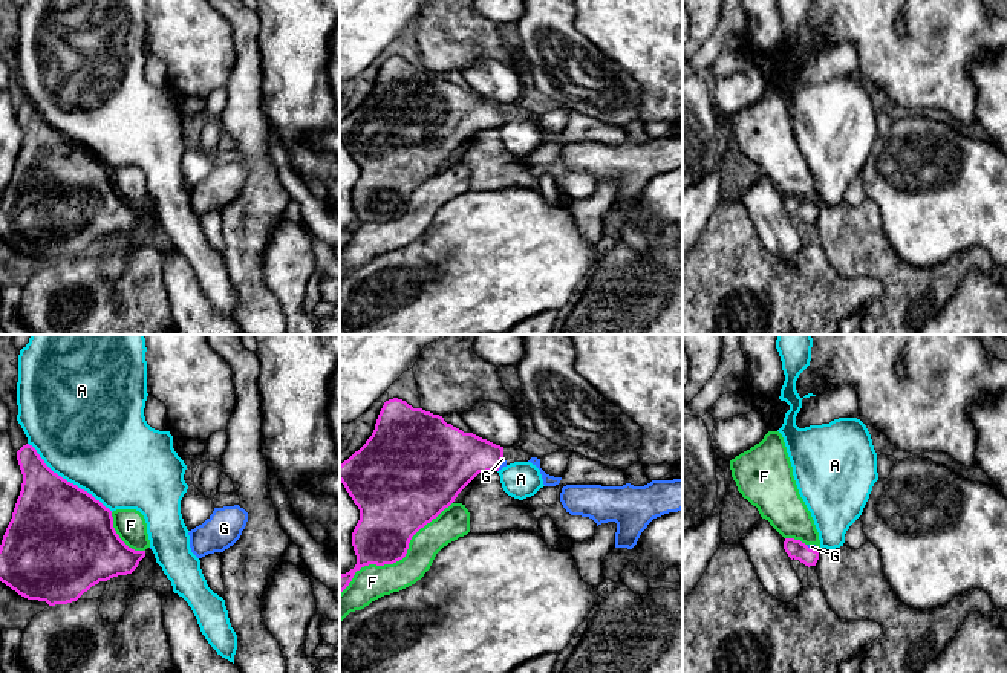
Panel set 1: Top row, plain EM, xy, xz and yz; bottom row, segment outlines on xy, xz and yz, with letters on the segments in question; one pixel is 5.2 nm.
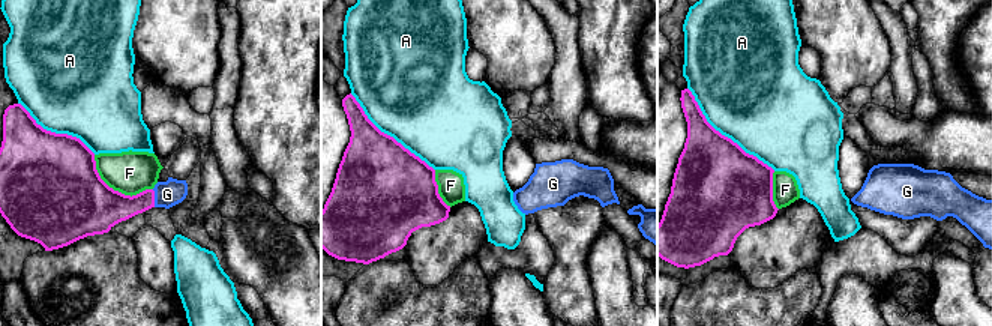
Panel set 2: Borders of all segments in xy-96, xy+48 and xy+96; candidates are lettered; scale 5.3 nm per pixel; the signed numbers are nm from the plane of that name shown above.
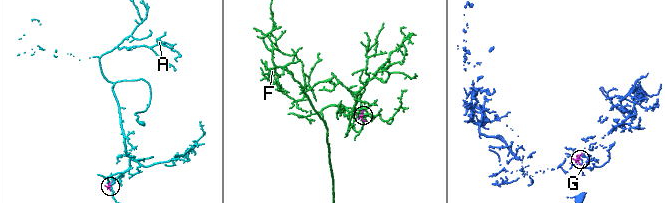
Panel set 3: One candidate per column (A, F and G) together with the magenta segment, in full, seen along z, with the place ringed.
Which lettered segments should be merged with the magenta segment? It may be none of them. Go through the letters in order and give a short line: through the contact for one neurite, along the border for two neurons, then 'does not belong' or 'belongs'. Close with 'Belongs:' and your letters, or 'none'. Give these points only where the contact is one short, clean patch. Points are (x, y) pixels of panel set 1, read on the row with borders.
A: does not belong
F: does not belong
G: line yz (796, 549), (811, 549), (811, 546); belongs
Belongs: G

